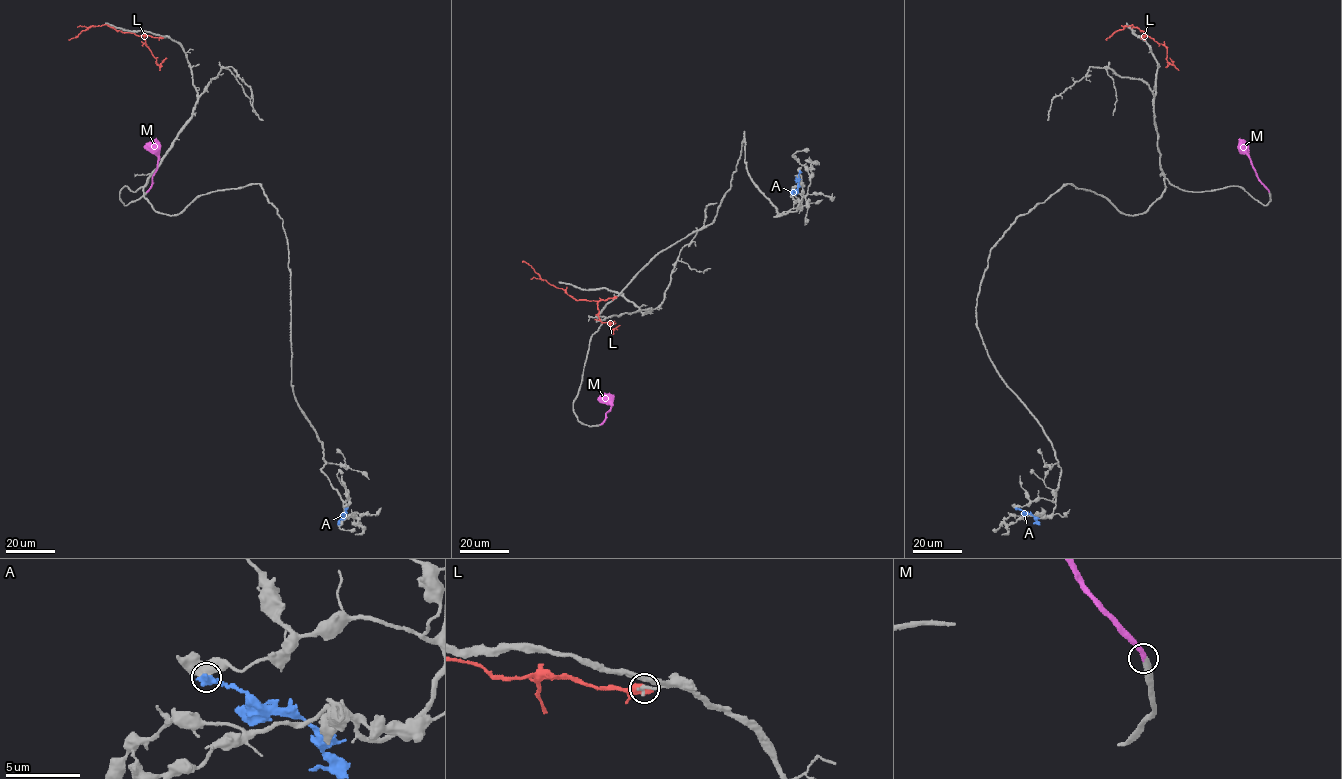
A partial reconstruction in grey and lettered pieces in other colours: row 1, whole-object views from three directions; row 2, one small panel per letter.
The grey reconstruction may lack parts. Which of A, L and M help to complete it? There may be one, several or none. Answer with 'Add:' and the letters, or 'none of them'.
Add: M

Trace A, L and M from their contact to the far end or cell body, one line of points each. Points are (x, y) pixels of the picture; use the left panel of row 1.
A: (346, 508), (339, 525)
L: (161, 37), (122, 32), (104, 24), (89, 26), (68, 40)
M: (147, 192), (158, 162), (156, 138)

